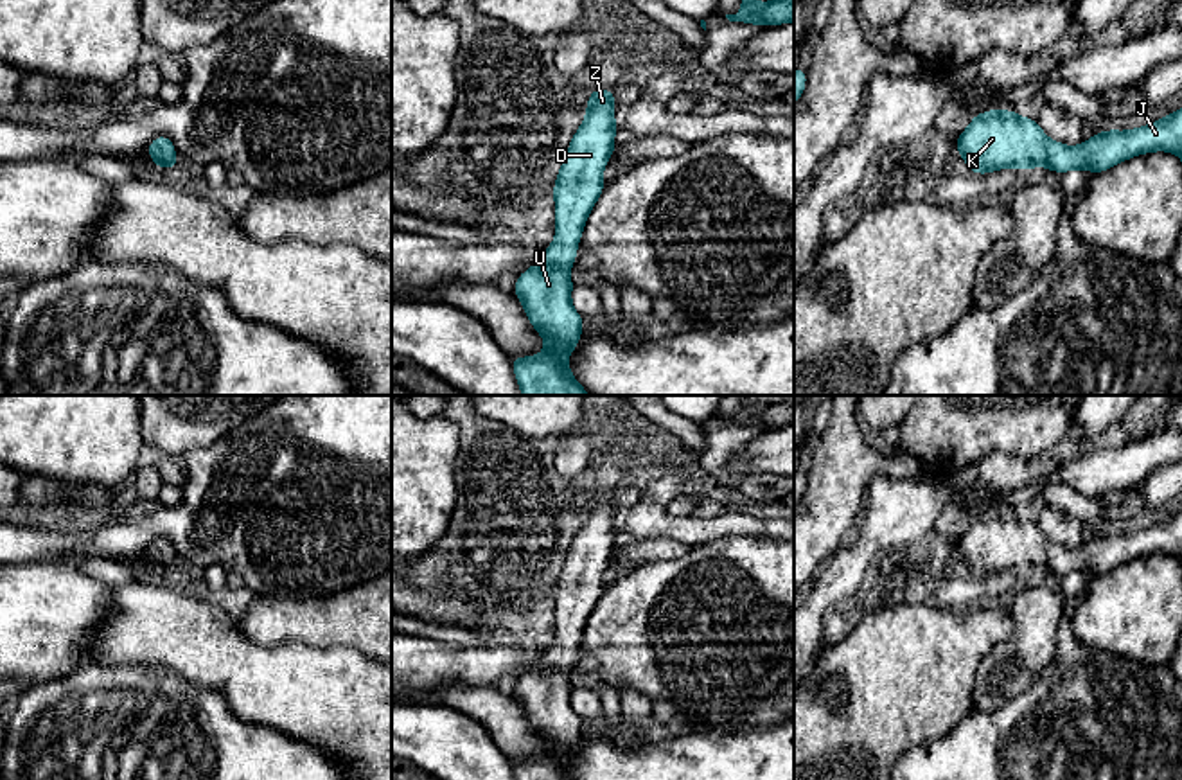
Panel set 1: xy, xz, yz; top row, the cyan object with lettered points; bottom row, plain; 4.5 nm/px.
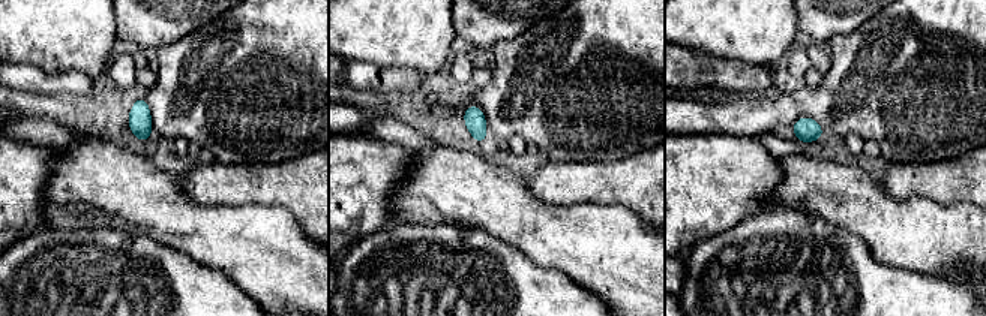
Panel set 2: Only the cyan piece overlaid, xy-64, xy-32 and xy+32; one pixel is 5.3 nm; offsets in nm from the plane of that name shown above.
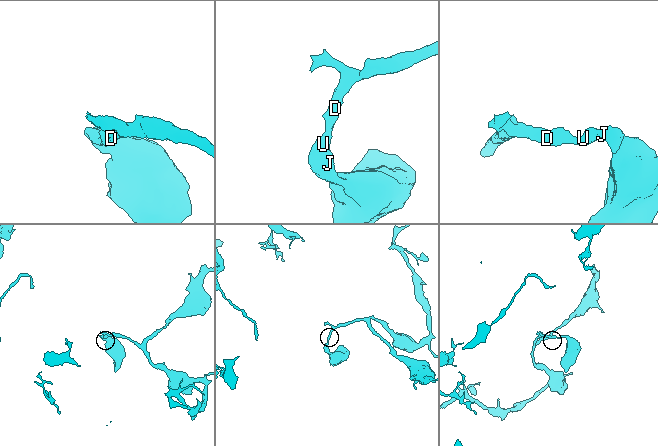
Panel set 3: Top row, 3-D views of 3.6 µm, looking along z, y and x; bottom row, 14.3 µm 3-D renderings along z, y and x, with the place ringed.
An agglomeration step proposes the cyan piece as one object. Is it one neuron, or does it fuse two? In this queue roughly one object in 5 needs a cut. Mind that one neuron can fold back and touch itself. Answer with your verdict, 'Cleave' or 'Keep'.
Keep

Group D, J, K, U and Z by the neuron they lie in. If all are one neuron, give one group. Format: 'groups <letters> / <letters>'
groups D J K U Z

